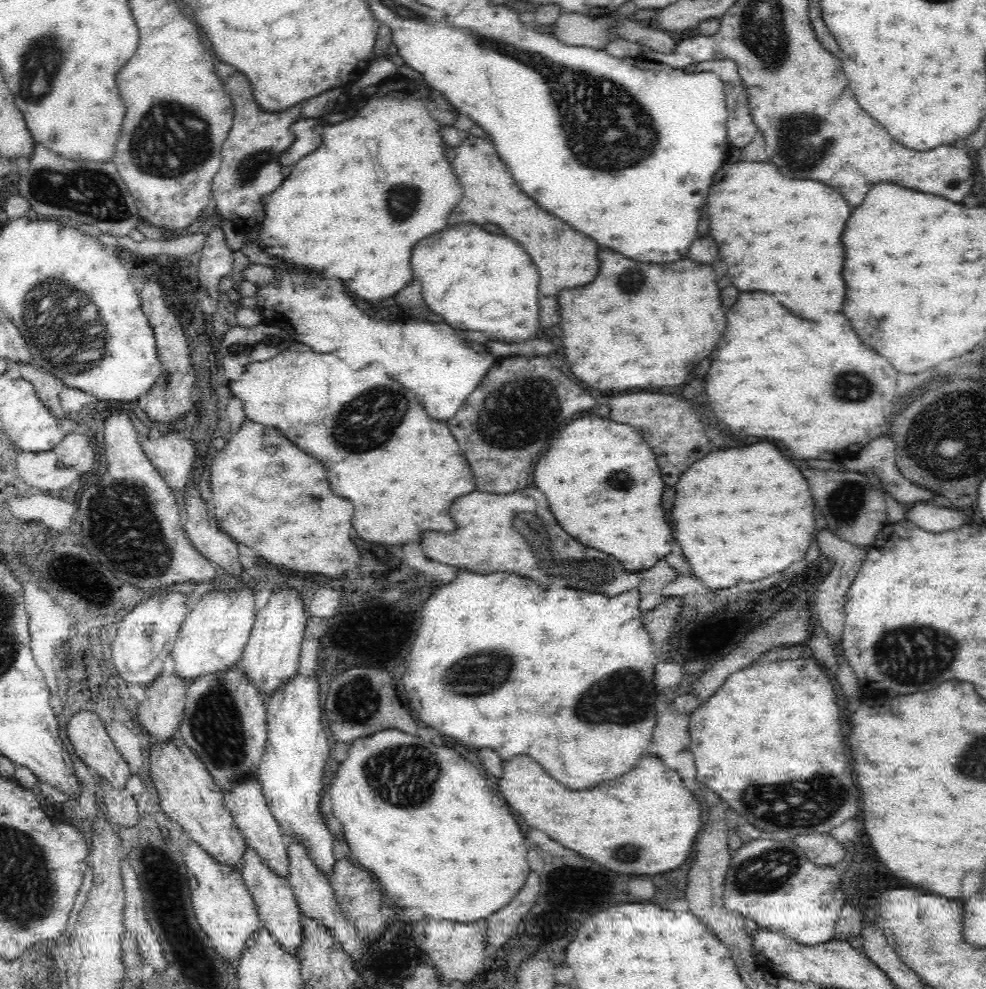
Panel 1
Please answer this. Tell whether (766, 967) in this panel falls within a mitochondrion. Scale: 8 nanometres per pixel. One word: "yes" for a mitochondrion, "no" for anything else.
no

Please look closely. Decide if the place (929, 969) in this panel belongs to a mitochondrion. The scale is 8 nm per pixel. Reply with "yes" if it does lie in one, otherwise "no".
no

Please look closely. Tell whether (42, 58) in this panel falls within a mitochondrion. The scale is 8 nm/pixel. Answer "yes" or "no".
yes

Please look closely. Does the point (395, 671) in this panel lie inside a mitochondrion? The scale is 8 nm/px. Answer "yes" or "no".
no

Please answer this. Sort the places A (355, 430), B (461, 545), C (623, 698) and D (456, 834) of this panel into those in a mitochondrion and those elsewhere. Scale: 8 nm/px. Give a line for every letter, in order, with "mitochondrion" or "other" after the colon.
A: mitochondrion
B: other
C: mitochondrion
D: other

